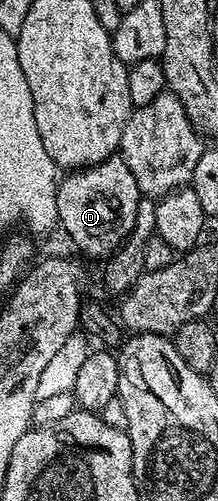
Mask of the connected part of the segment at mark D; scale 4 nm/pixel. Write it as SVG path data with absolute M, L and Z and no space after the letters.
M109 158L65 173L56 187L56 216L68 238L88 258L108 260L119 249L135 218L112 218L112 161Z

